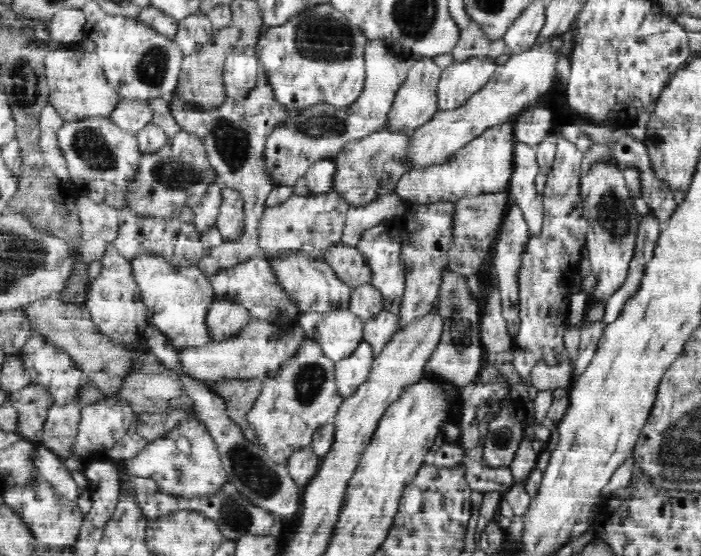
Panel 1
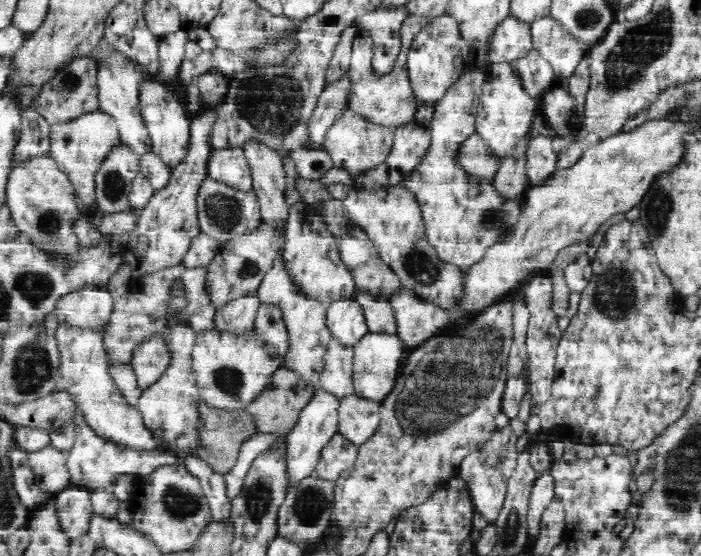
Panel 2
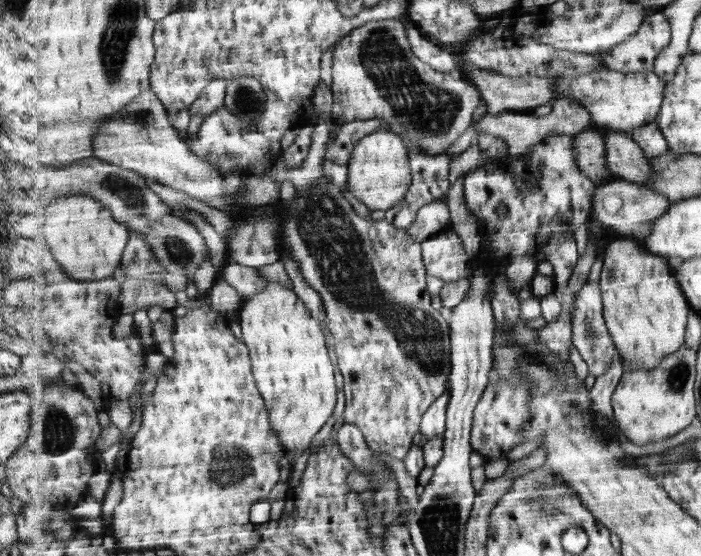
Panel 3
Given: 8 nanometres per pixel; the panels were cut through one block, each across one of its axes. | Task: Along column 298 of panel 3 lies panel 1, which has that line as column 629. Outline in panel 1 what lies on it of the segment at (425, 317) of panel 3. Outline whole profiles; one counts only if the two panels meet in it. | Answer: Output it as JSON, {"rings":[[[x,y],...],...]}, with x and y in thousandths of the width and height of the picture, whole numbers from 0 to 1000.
{"rings":[[[860,288],[845,295],[830,320],[830,354],[839,399],[836,450],[842,455],[845,493],[850,495],[852,504],[850,518],[843,527],[845,545],[864,543],[890,511],[894,498],[897,471],[904,460],[912,390],[889,309],[876,293]]]}

